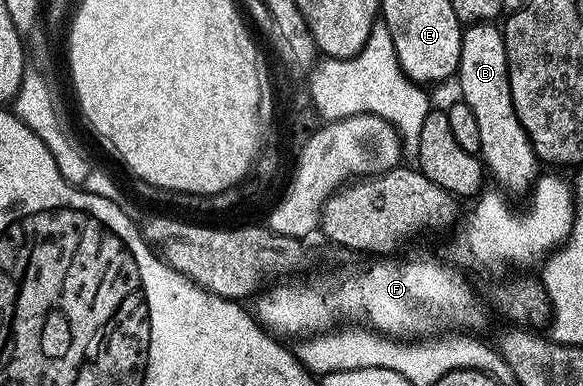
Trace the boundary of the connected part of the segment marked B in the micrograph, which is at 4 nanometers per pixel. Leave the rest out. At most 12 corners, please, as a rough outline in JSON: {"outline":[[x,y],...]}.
{"outline":[[497,22],[463,30],[457,79],[503,192],[539,174]]}

